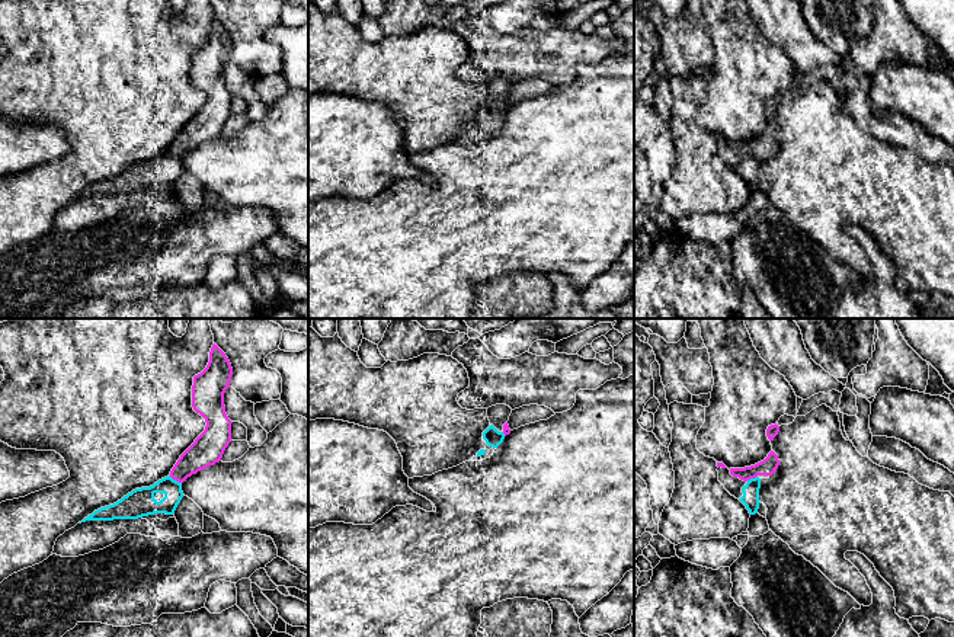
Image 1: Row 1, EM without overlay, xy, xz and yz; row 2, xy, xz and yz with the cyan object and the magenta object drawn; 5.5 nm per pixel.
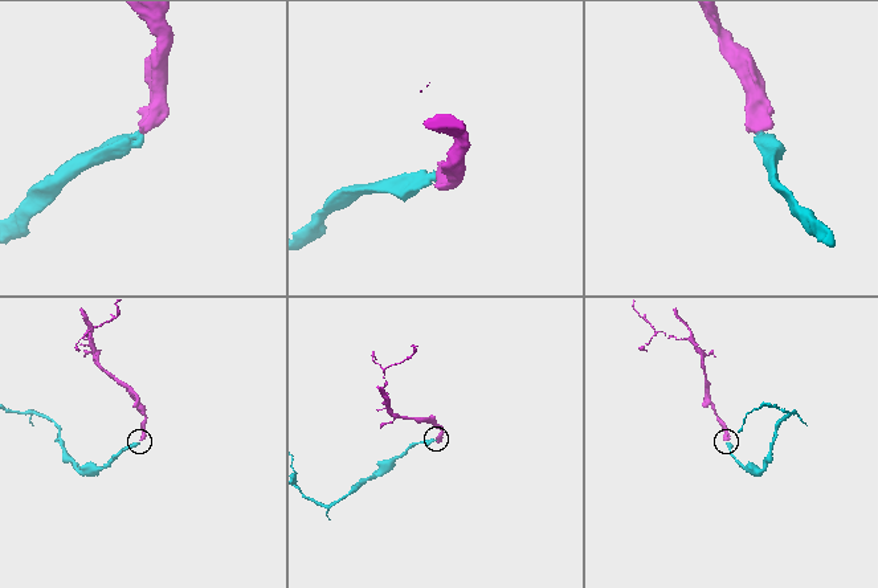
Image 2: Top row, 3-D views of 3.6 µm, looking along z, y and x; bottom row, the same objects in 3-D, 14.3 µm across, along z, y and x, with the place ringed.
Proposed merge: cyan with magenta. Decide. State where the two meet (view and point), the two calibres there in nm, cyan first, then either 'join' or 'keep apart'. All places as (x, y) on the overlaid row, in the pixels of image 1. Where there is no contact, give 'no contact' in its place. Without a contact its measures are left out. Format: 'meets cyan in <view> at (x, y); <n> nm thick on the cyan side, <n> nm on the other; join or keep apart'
meets cyan in xy at (175, 480); 160 nm thick on the cyan side, 170 nm on the other; join

